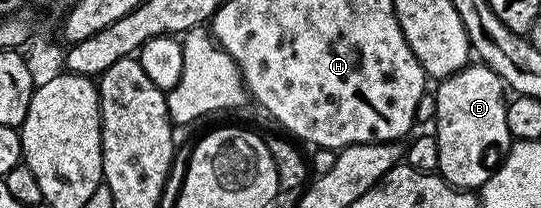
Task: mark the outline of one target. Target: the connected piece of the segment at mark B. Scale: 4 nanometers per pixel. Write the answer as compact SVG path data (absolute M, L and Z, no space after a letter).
M470 64L463 70L456 70L448 78L440 79L438 86L441 87L435 90L437 99L435 137L439 152L436 173L459 190L480 191L490 173L501 165L511 145L509 129L507 128L507 112L505 111L507 87L499 75L491 67L484 64Z

